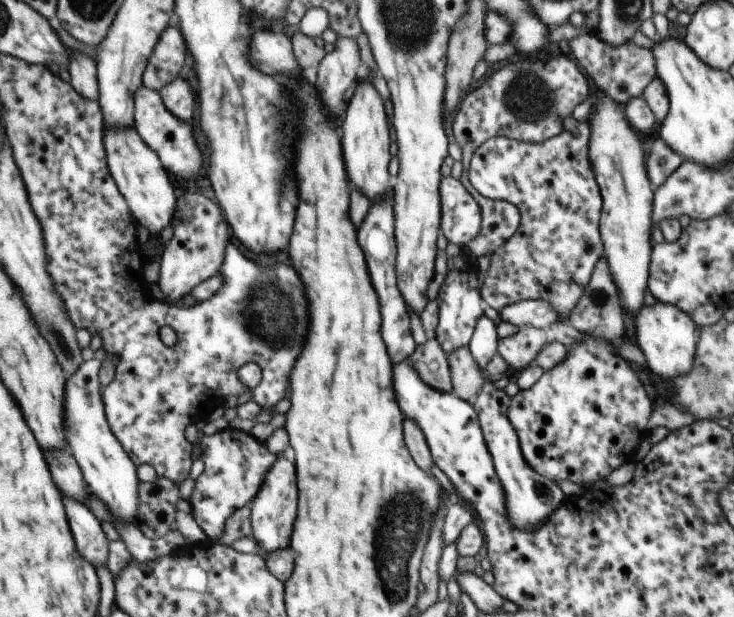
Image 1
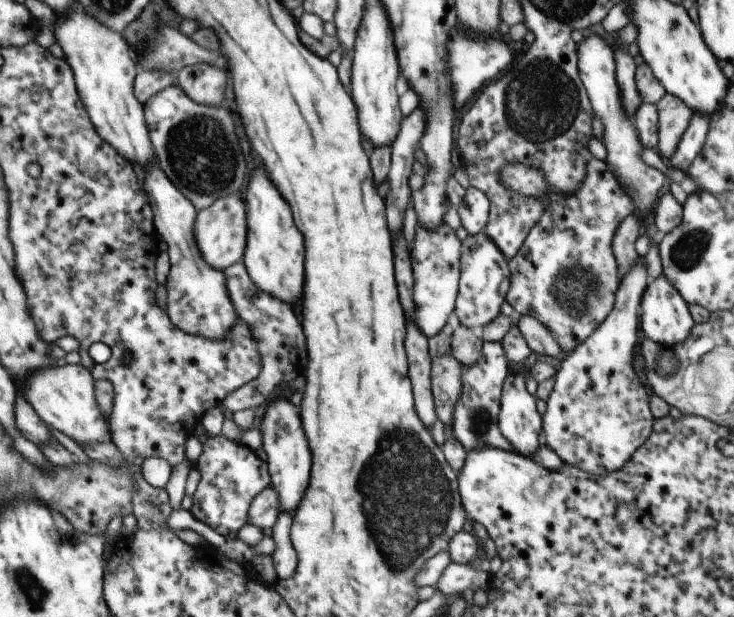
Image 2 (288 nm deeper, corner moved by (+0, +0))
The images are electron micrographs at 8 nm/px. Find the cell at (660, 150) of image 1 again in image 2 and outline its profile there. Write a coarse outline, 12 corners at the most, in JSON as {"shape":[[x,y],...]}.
{"shape":[[701,112],[667,160],[673,170],[689,170],[705,144],[711,118]]}

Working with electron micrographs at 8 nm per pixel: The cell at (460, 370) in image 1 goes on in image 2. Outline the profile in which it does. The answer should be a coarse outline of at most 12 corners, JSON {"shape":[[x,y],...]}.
{"shape":[[457,326],[449,354],[461,366],[473,366],[483,340],[475,330]]}

